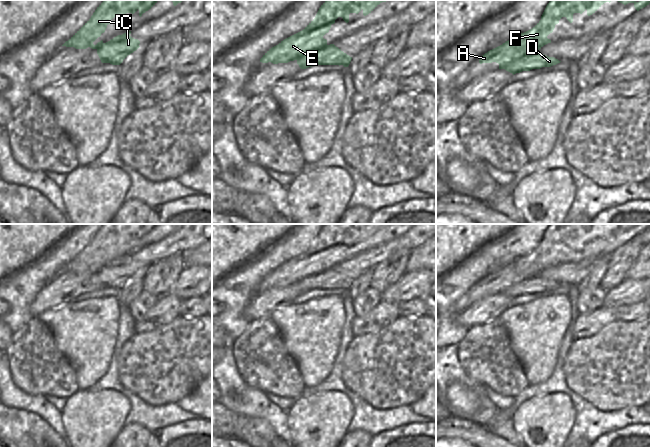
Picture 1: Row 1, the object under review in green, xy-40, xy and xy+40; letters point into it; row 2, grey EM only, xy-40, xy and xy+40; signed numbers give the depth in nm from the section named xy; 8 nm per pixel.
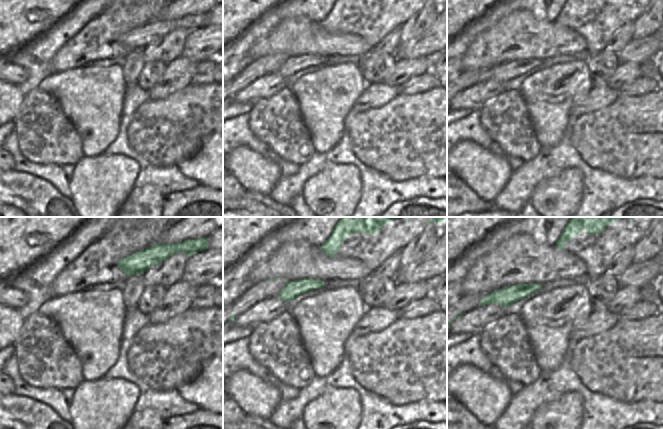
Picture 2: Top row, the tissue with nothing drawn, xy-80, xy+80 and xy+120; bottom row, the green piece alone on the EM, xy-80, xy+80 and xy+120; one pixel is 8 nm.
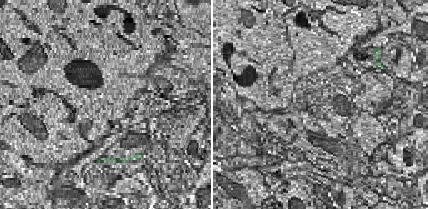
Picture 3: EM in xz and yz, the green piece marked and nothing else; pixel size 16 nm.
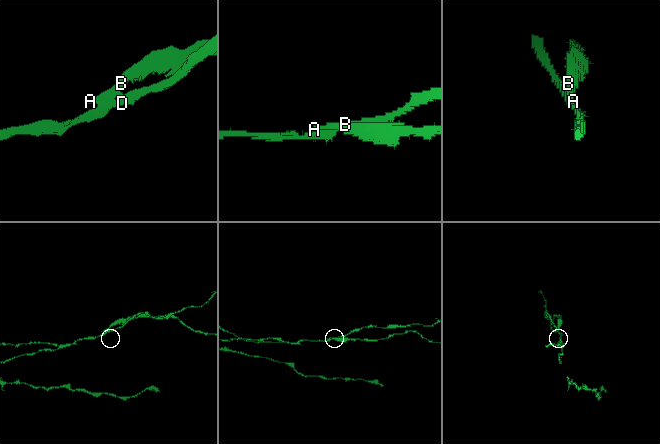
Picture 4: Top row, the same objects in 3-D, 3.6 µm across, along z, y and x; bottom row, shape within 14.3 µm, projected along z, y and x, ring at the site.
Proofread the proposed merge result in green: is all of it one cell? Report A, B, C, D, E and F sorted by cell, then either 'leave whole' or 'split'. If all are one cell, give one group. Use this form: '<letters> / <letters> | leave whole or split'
A B E F / C D | split

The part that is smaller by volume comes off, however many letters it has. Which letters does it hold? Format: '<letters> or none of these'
A, B, E, F

